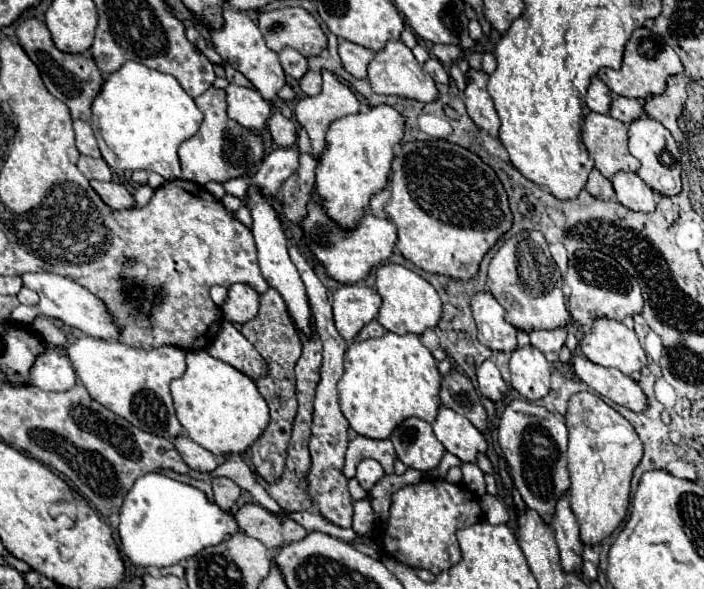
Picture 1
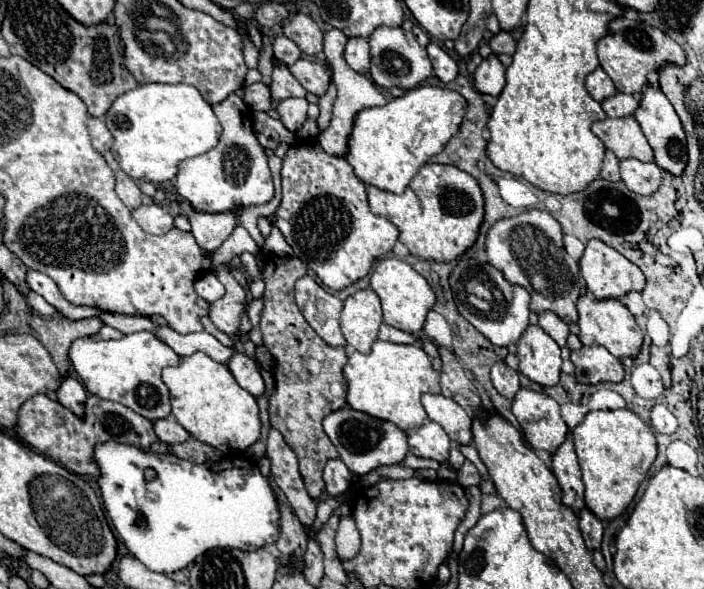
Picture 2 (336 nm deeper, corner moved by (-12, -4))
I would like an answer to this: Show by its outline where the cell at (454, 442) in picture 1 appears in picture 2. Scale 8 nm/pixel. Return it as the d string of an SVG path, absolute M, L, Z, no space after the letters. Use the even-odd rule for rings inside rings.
M424 394L422 406L428 418L438 422L446 430L452 442L460 446L472 442L472 418L452 398L446 398L442 394Z

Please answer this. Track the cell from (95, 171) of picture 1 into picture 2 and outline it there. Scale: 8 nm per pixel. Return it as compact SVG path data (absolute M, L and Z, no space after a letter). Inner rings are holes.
M106 152L104 154L104 160L108 162L108 166L114 170L116 174L116 194L120 196L120 200L132 210L132 208L138 208L142 204L142 192L138 188L138 184L128 176L124 174L124 170L118 166L116 158L112 156L112 152Z

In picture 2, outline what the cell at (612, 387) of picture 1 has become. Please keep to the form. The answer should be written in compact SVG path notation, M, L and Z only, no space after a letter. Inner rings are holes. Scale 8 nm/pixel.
M582 346L574 350L570 360L576 366L576 380L580 384L598 384L598 382L622 382L624 366L602 346Z

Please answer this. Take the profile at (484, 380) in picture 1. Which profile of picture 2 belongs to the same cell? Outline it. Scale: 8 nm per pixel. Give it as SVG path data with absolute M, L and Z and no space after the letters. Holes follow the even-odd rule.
M496 362L492 366L492 372L490 372L490 378L492 378L492 384L494 388L508 400L512 400L516 396L516 392L520 390L520 380L518 380L518 372L512 370L506 362Z

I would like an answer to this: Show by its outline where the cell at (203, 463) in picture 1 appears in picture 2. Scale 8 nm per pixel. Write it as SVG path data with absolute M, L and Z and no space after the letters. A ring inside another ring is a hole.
M164 418L164 420L156 420L154 422L154 430L160 442L174 446L174 444L182 444L190 438L190 434L174 420L174 418Z

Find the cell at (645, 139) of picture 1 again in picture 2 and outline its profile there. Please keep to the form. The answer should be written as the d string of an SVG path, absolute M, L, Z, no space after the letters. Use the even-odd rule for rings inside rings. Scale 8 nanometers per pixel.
M648 86L642 94L642 100L640 100L640 106L636 110L636 120L648 140L648 144L652 146L654 150L654 162L674 174L674 176L682 176L684 174L684 168L686 168L686 162L688 162L688 152L686 152L686 136L684 136L684 130L682 130L682 124L680 124L680 118L676 114L676 110L672 108L672 104L668 102L668 98L662 94L660 88L652 88Z

